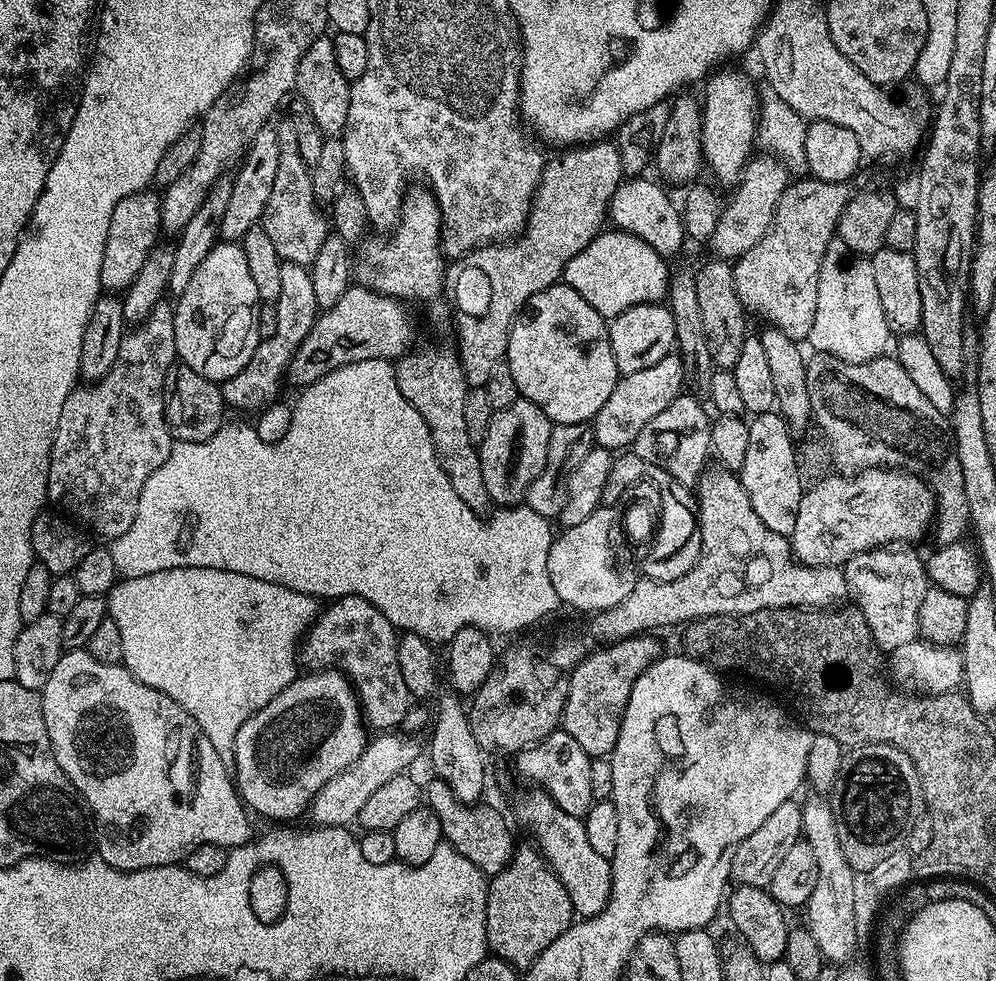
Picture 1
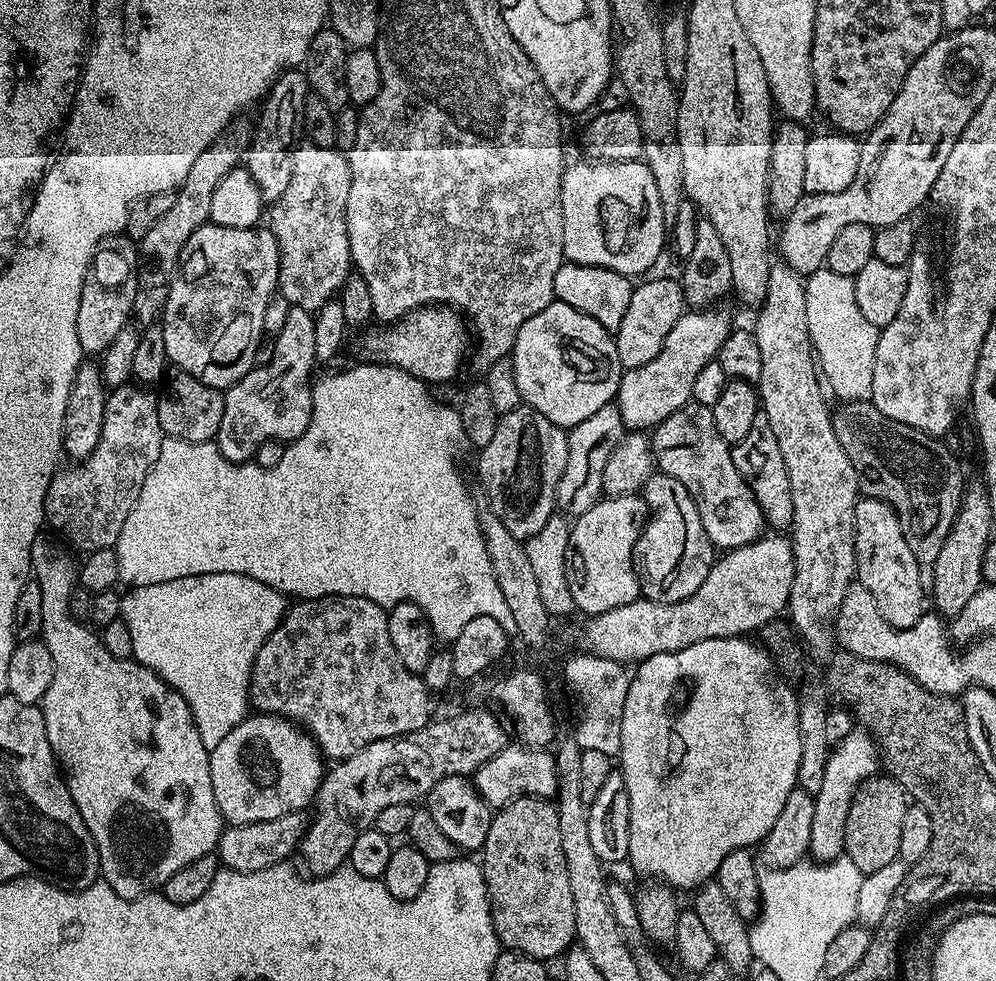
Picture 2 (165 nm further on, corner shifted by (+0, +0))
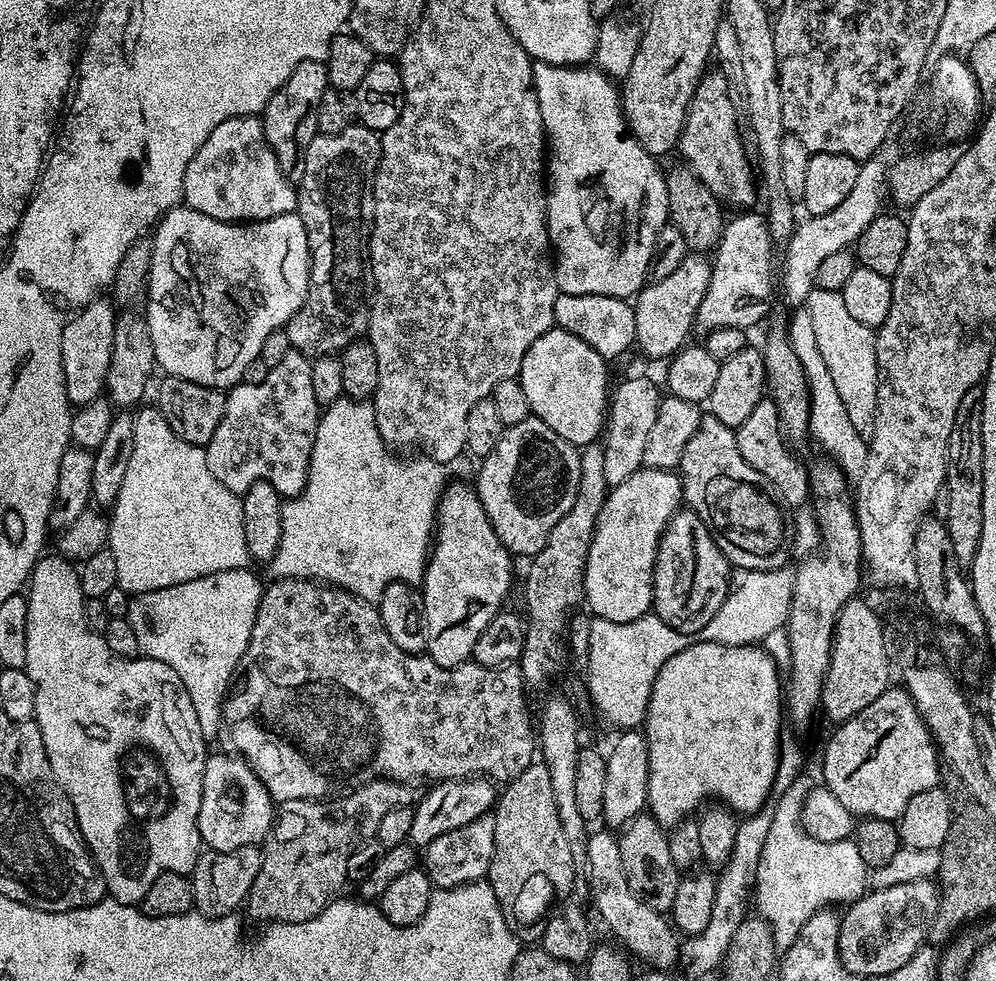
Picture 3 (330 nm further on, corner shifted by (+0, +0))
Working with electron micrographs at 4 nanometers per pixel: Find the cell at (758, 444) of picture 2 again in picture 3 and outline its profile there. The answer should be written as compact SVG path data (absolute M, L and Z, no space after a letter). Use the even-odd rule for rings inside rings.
M765 398L754 406L754 410L742 422L742 426L735 429L738 450L742 450L742 458L762 474L780 495L781 501L789 509L800 510L805 507L804 503L809 503L810 489L808 486L808 468L794 453L791 452L789 441L784 434L784 427L780 425L780 415L778 406L771 398Z

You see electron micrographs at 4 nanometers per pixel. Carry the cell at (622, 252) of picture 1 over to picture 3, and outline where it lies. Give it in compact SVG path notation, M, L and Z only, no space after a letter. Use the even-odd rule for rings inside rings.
M560 292L554 302L555 327L582 338L586 346L594 346L594 350L598 350L598 354L602 354L602 358L609 362L615 362L628 347L631 349L635 345L635 313L635 307L623 296Z

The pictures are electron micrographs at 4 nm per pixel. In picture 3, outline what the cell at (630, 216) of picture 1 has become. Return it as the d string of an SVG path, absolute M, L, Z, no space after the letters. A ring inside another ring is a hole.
M539 62L532 65L534 90L538 98L538 110L542 114L544 139L546 141L546 191L548 194L548 243L554 253L556 270L556 287L566 294L606 294L607 296L623 296L632 298L639 293L649 279L648 267L654 254L654 238L658 238L658 230L669 223L668 191L664 181L665 173L660 172L657 157L651 156L628 131L624 121L624 111L620 108L620 94L614 80L606 72L596 66L573 66L563 68L553 64Z

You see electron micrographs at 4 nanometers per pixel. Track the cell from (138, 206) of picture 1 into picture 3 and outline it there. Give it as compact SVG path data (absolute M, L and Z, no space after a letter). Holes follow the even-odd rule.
M93 298L73 315L62 330L62 366L69 405L81 406L101 399L108 382L110 354L114 350L114 332L118 308L111 299Z

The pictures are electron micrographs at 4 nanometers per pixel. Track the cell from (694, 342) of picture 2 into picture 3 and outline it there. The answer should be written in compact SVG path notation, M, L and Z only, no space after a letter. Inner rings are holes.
M756 210L741 211L725 223L724 233L711 257L710 286L706 286L706 298L702 298L702 306L698 306L696 322L701 329L738 326L752 330L767 314L772 304L772 251L768 221Z

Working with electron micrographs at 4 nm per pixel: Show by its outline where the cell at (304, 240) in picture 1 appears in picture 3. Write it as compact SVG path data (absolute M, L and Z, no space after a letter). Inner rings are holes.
M350 122L338 134L318 134L306 146L306 170L302 170L296 189L296 212L302 218L302 226L306 226L312 273L304 305L292 315L286 331L292 348L309 358L340 354L367 333L370 297L374 292L370 238L376 203L372 187L379 161L379 135L359 122Z

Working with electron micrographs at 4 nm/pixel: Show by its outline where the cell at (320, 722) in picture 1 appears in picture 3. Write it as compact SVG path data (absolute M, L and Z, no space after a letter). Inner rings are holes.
M224 752L218 753L217 756L209 755L204 761L202 806L198 810L198 830L203 847L213 852L229 852L242 846L259 845L267 840L274 823L274 801L266 786L256 777L244 757Z

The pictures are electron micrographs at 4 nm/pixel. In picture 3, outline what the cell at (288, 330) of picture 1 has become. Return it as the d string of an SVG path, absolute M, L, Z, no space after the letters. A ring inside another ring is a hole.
M289 350L278 362L278 366L270 368L269 374L258 385L243 382L227 389L224 402L222 422L218 422L218 430L214 430L214 438L204 448L206 462L210 466L210 474L222 482L230 491L242 494L254 486L254 482L270 482L274 490L278 490L281 498L295 498L308 485L308 467L312 461L314 438L320 425L322 406L314 398L314 386L310 383L312 360L301 352Z

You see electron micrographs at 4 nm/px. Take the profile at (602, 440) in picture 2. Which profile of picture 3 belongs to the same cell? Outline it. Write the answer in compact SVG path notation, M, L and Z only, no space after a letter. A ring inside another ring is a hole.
M632 376L610 392L610 403L606 413L606 427L602 433L604 445L604 474L608 485L621 484L630 478L644 462L646 437L654 427L654 418L658 418L658 406L662 392L648 376Z

